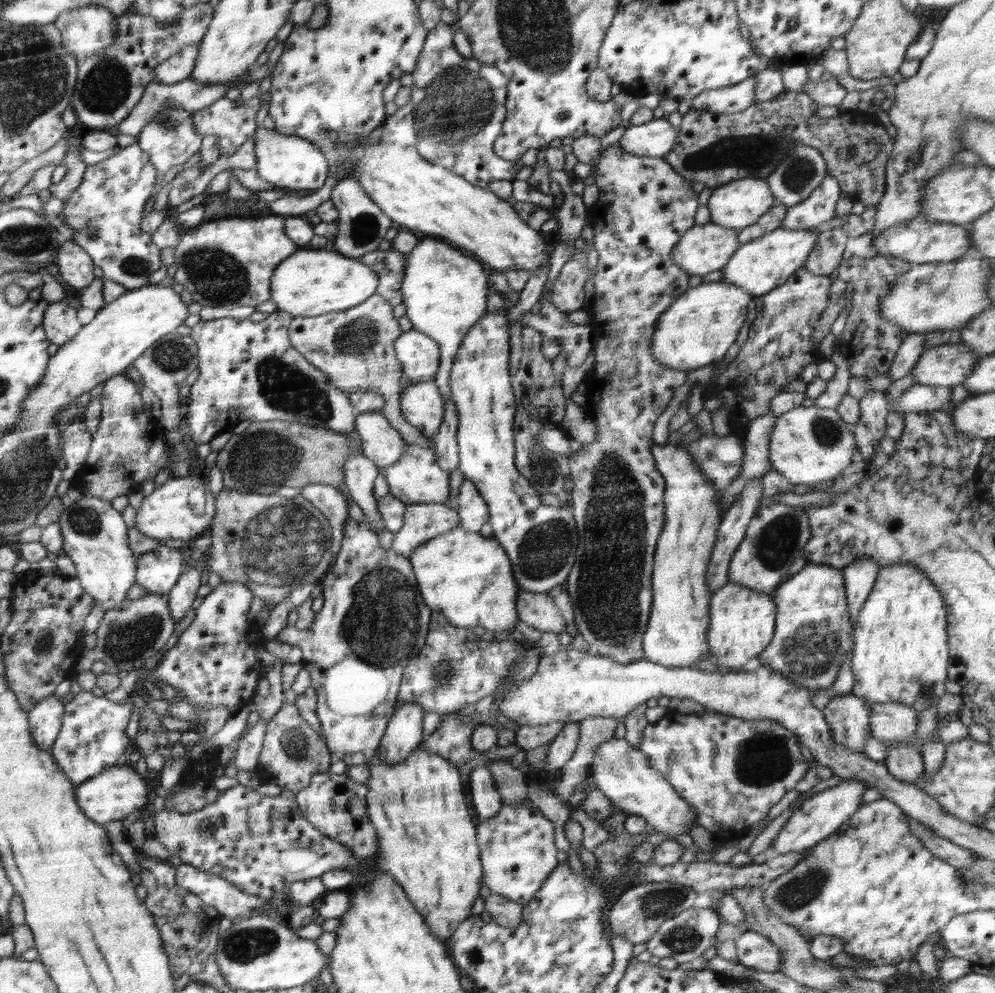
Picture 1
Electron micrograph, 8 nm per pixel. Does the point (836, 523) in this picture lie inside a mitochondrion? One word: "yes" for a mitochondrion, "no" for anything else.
yes

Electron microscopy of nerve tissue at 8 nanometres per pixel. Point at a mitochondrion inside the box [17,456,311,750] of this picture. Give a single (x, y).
(127, 638)

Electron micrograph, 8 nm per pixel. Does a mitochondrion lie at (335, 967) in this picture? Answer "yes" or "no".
no

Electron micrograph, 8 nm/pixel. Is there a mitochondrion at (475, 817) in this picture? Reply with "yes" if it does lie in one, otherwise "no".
no

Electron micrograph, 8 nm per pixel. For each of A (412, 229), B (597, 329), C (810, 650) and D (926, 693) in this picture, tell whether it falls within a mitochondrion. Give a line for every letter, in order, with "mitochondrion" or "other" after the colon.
A: other
B: other
C: mitochondrion
D: mitochondrion

